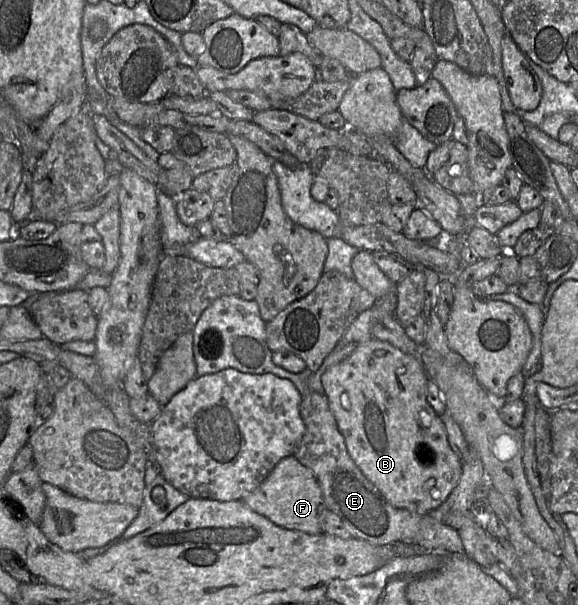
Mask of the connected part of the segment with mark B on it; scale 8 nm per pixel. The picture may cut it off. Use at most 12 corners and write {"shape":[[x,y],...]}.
{"shape":[[374,337],[321,377],[354,463],[391,505],[462,474],[419,356]]}

